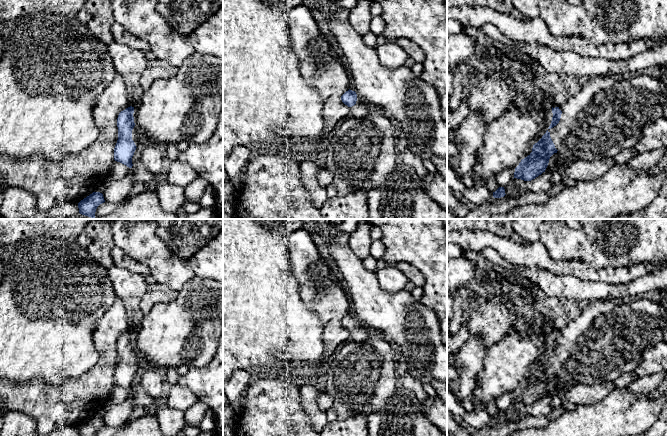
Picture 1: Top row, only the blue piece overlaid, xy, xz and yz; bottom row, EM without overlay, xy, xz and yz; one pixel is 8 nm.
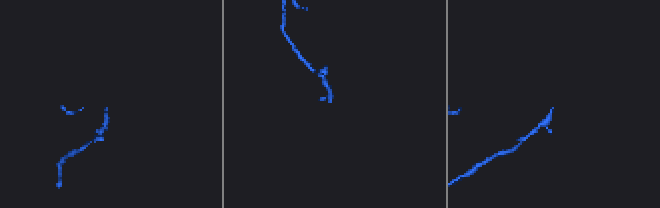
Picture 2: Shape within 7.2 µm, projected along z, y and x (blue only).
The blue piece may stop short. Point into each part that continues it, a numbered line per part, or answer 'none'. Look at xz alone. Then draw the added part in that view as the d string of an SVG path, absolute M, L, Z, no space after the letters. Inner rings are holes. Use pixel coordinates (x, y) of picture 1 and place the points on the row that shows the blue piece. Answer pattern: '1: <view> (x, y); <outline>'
1: xz (360, 109); M357 96L356 104L350 108L350 117L365 117L371 111L372 107L366 104Z

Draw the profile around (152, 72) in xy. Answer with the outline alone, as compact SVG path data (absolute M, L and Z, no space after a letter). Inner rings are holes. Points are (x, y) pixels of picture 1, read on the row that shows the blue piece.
M154 59L148 62L145 71L141 74L140 86L143 91L147 91L156 79L167 79L174 76L179 67L174 67L168 62Z

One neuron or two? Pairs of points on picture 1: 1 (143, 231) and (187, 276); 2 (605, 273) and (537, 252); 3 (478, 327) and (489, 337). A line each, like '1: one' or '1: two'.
1: one
2: one
3: one

